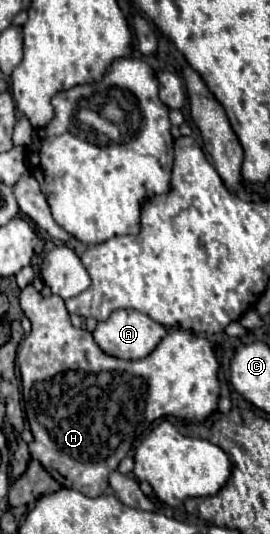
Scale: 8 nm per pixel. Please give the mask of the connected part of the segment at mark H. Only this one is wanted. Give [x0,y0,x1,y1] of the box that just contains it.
[18,285,220,497]

